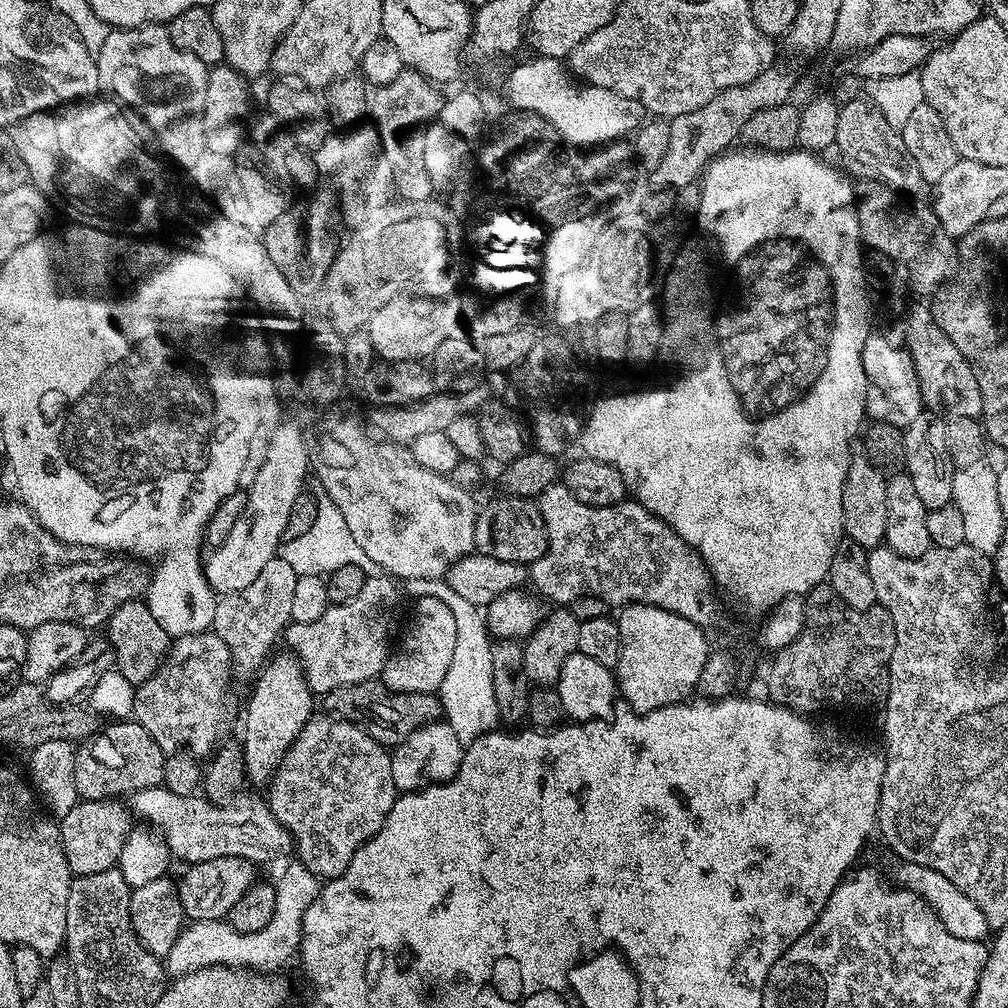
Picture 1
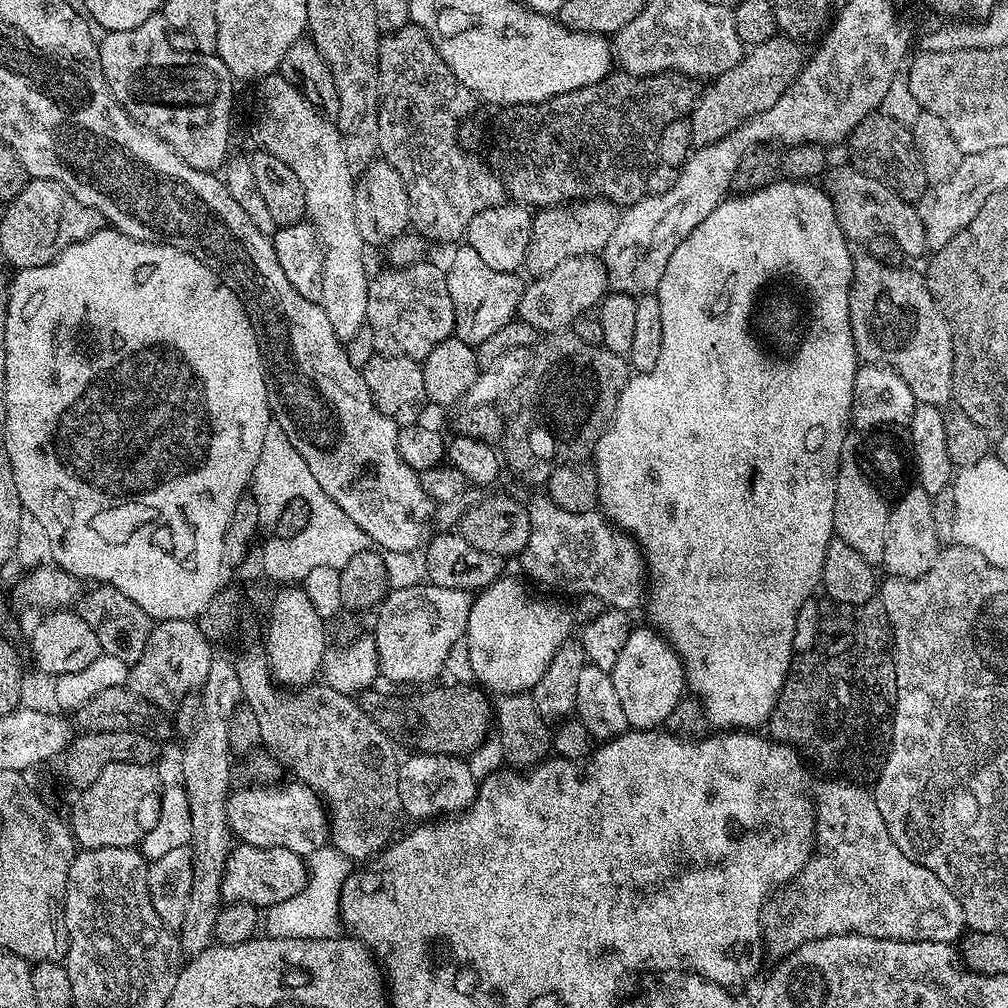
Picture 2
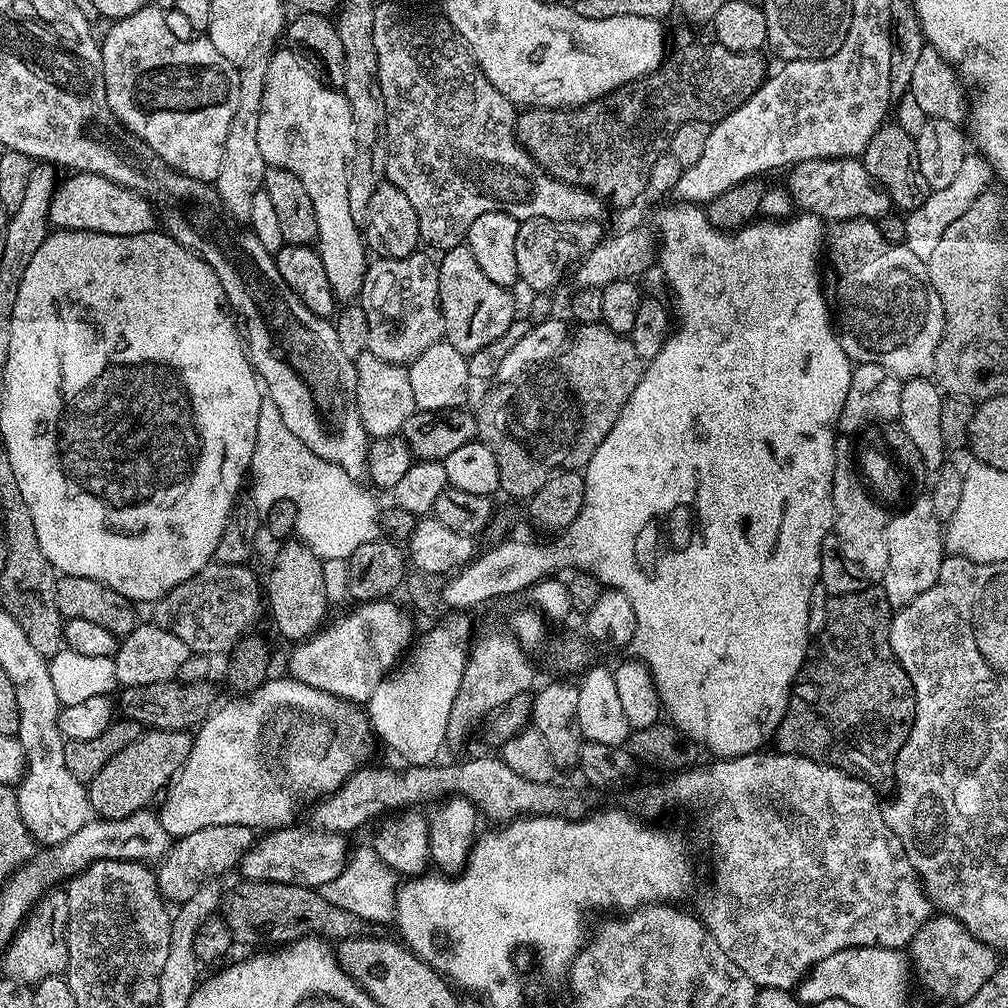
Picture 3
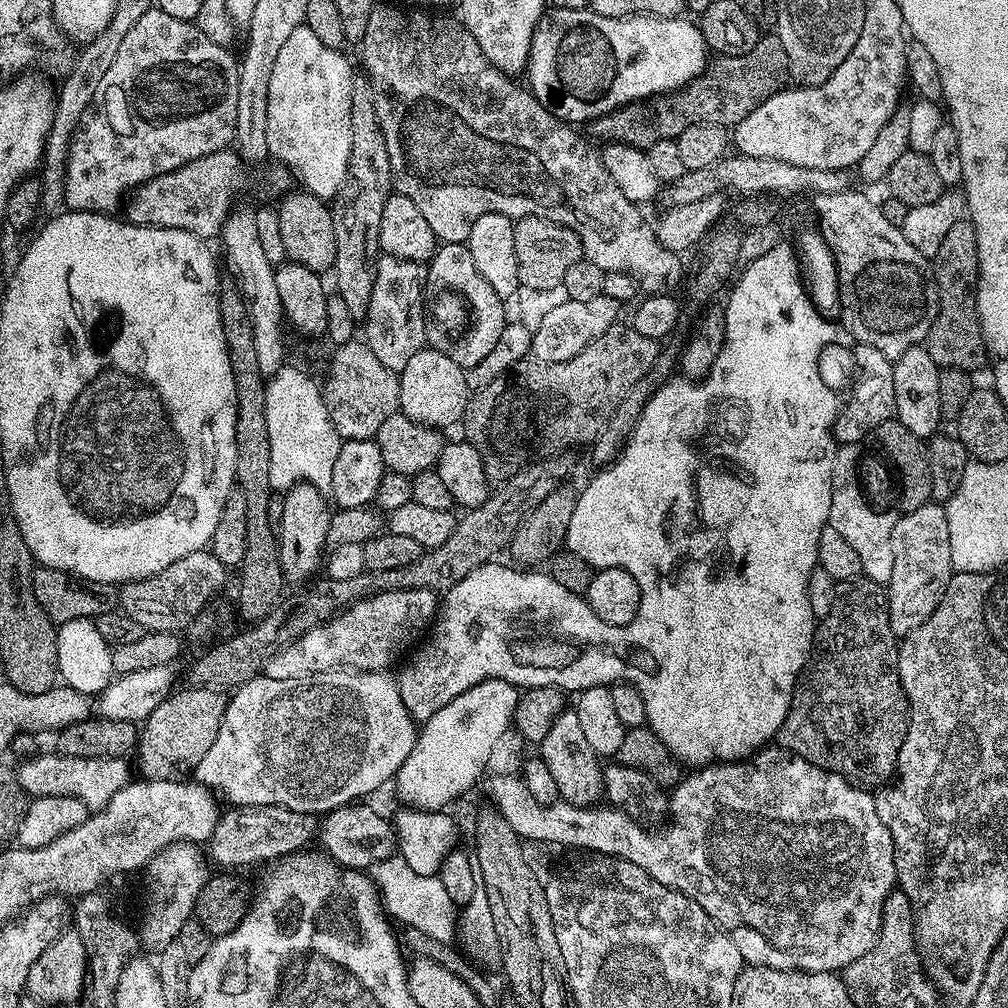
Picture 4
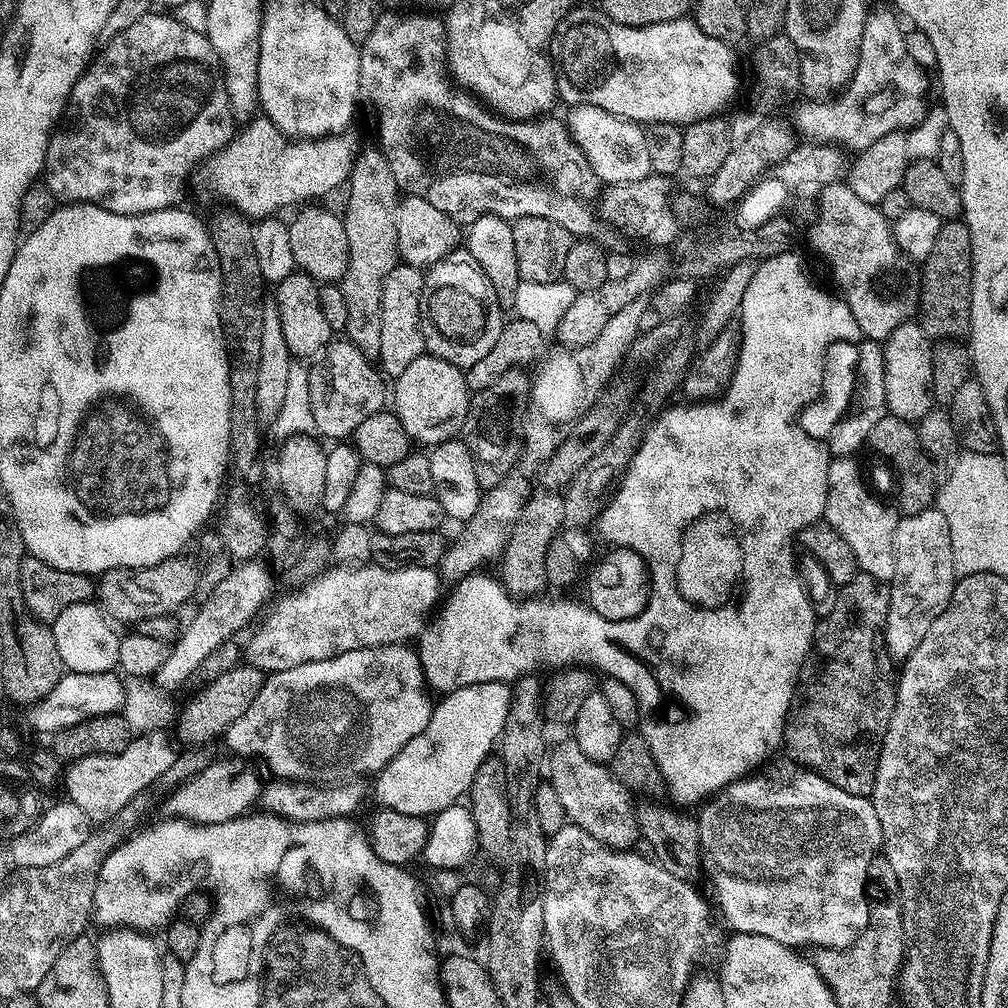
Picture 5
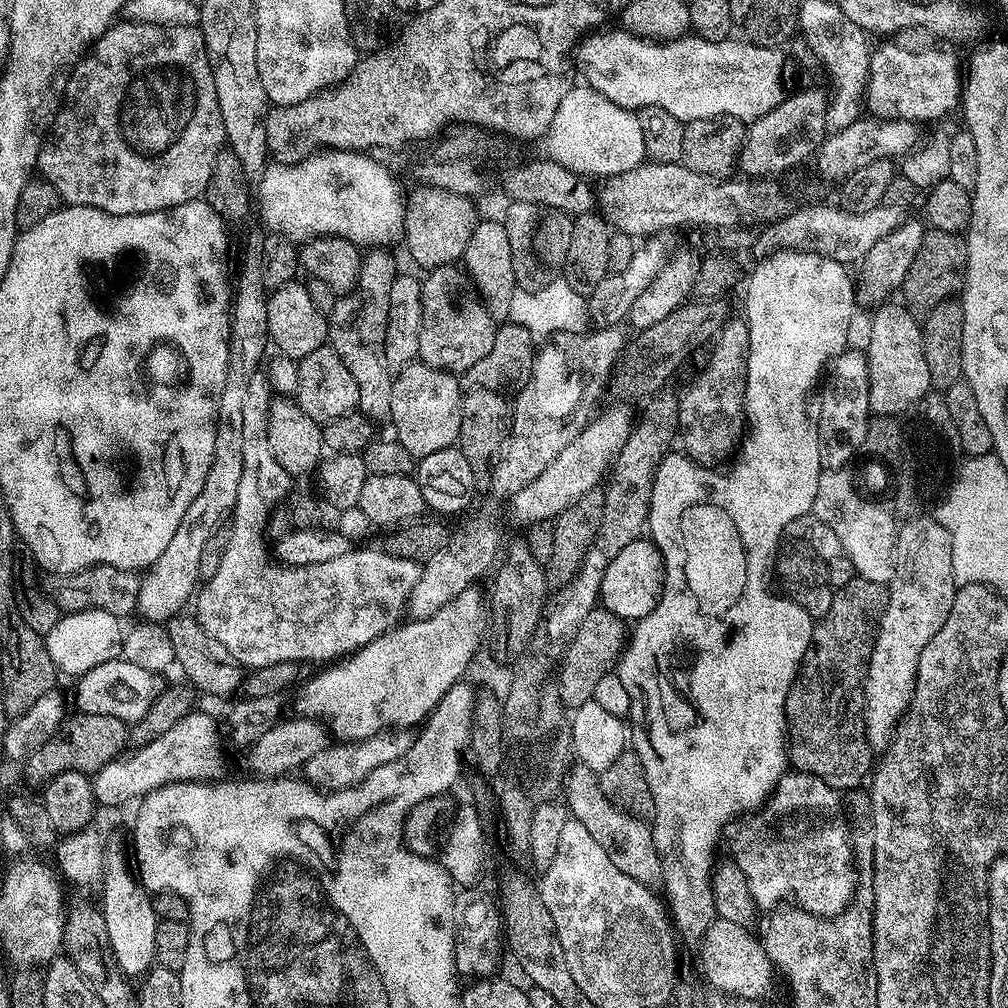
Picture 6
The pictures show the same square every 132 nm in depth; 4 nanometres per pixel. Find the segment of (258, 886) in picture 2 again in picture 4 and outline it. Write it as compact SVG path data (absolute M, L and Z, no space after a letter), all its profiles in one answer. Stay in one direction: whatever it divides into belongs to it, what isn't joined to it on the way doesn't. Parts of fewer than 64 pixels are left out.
M354 802L325 813L318 826L318 842L328 858L343 868L370 870L374 865L395 853L393 825L366 802Z

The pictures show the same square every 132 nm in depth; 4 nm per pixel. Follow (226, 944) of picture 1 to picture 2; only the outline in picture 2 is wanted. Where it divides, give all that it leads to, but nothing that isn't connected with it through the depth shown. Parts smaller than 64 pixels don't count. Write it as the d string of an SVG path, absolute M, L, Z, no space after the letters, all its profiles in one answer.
M325 846L314 850L314 854L306 858L306 867L308 884L302 890L298 890L294 898L286 898L286 902L278 902L267 909L267 935L278 938L318 938L319 940L341 935L340 888L346 882L348 875L354 871L353 861L346 859L336 848Z

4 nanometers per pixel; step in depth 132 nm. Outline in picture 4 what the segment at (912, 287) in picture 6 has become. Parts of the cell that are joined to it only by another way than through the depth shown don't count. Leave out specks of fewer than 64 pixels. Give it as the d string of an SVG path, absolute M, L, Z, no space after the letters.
M967 219L958 223L942 238L942 246L938 246L938 254L931 257L932 277L938 290L940 312L934 318L934 326L930 326L926 347L930 358L934 358L936 365L942 370L956 368L959 372L975 373L975 368L985 367L986 349L984 335L980 329L980 319L976 313L976 279L978 278L978 246L976 232Z

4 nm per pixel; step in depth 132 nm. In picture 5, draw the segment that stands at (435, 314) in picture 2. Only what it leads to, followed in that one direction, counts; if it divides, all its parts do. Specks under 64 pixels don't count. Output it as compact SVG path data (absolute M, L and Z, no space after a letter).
M400 262L394 270L390 270L390 274L386 274L386 282L382 282L382 346L378 353L378 368L385 377L400 376L402 370L409 368L410 362L414 362L414 358L425 355L420 325L424 277L425 273L421 269Z

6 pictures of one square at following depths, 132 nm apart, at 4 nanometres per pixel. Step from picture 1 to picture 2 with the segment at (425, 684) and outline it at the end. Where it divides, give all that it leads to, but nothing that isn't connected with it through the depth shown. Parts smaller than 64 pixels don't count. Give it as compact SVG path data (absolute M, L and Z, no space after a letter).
M427 582L419 583L414 587L402 587L391 589L387 596L385 596L380 604L377 605L376 608L376 622L374 624L374 630L372 630L372 637L375 642L375 648L378 650L378 658L379 658L379 668L380 668L380 676L383 679L388 679L392 682L396 682L398 684L428 684L431 683L440 672L443 673L445 666L447 665L447 660L449 654L452 652L452 648L454 645L461 643L461 640L465 637L467 633L468 624L469 624L469 616L470 610L472 609L472 602L474 596L473 593L468 591L456 591L449 587L438 587L437 584L429 584Z

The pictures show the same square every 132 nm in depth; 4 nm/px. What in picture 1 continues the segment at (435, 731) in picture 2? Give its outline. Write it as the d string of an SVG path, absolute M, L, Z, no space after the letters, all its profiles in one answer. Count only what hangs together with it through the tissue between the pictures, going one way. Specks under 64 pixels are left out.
M376 680L336 688L327 693L323 700L325 713L331 714L337 720L348 720L351 724L357 724L363 732L370 734L370 738L385 746L401 744L406 738L410 738L410 734L414 734L414 730L427 724L435 724L442 716L437 693L391 692Z

